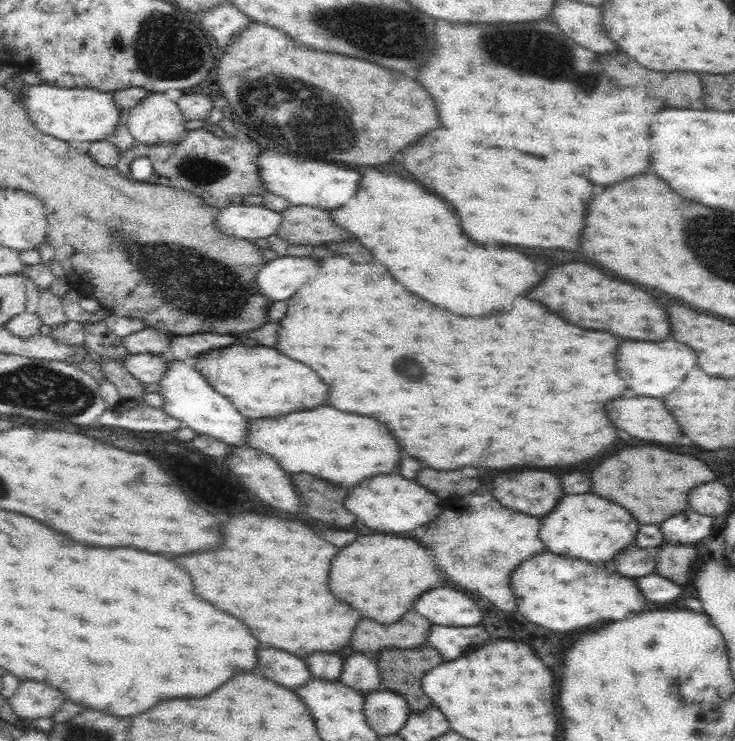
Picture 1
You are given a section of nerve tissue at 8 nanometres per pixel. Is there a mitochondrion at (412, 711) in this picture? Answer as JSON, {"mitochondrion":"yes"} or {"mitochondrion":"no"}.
{"mitochondrion":"no"}

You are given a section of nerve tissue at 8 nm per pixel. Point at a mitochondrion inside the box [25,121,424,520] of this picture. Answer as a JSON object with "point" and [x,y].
{"point":[168,268]}

